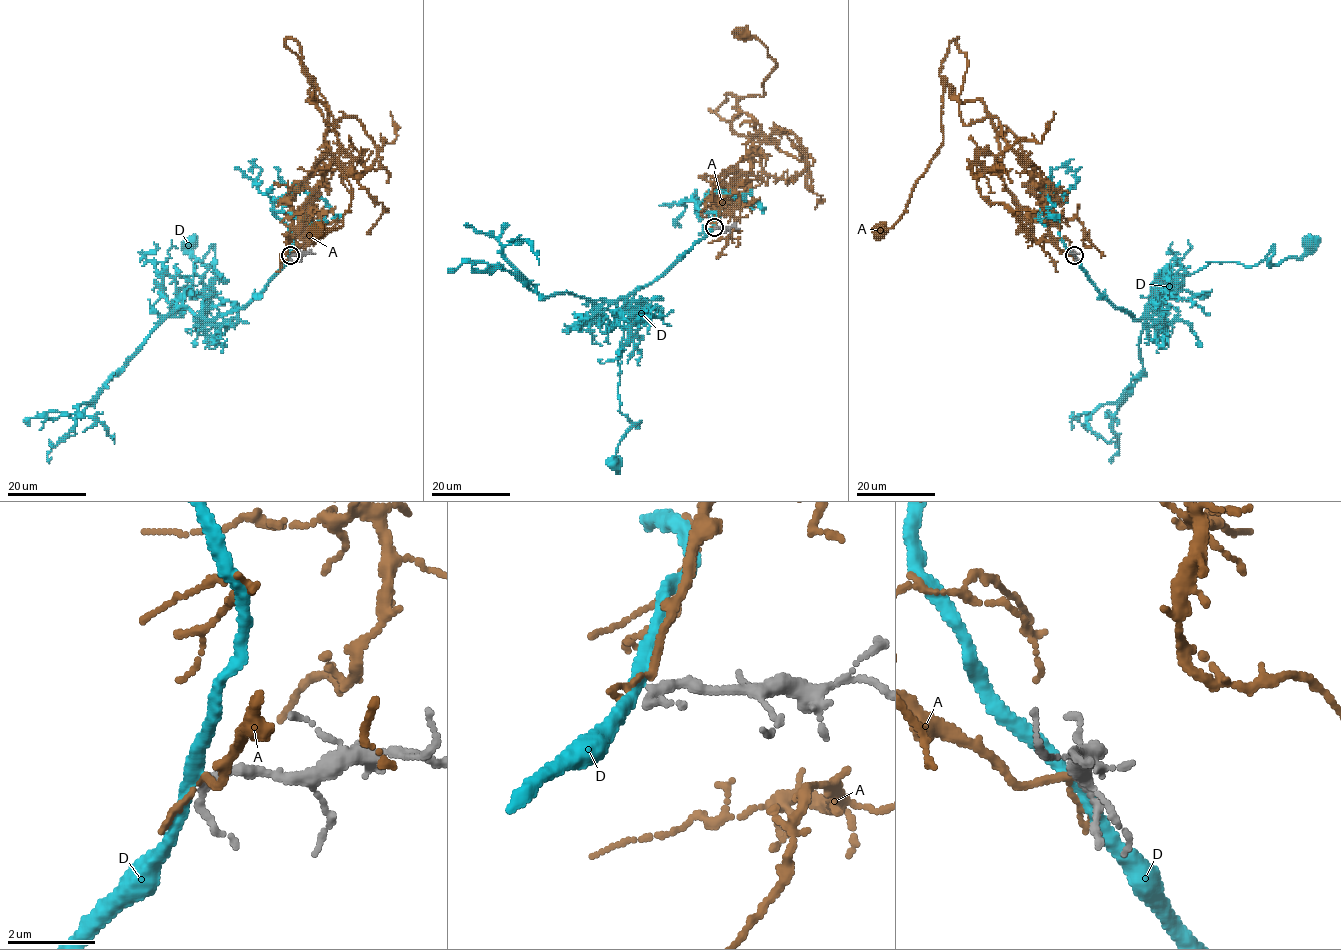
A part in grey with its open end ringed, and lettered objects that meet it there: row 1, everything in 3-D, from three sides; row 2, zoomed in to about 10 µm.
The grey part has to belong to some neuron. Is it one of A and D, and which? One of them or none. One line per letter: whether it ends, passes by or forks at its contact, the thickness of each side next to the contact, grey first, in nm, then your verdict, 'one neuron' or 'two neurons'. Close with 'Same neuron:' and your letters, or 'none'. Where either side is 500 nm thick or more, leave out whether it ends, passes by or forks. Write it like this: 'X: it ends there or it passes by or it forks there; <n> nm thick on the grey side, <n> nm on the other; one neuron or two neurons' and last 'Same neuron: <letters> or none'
A: it passes by; 240 nm thick on the grey side, 130 nm on the other; one neuron
D: it passes by; 200 nm thick on the grey side, 320 nm on the other; two neurons
Same neuron: A

